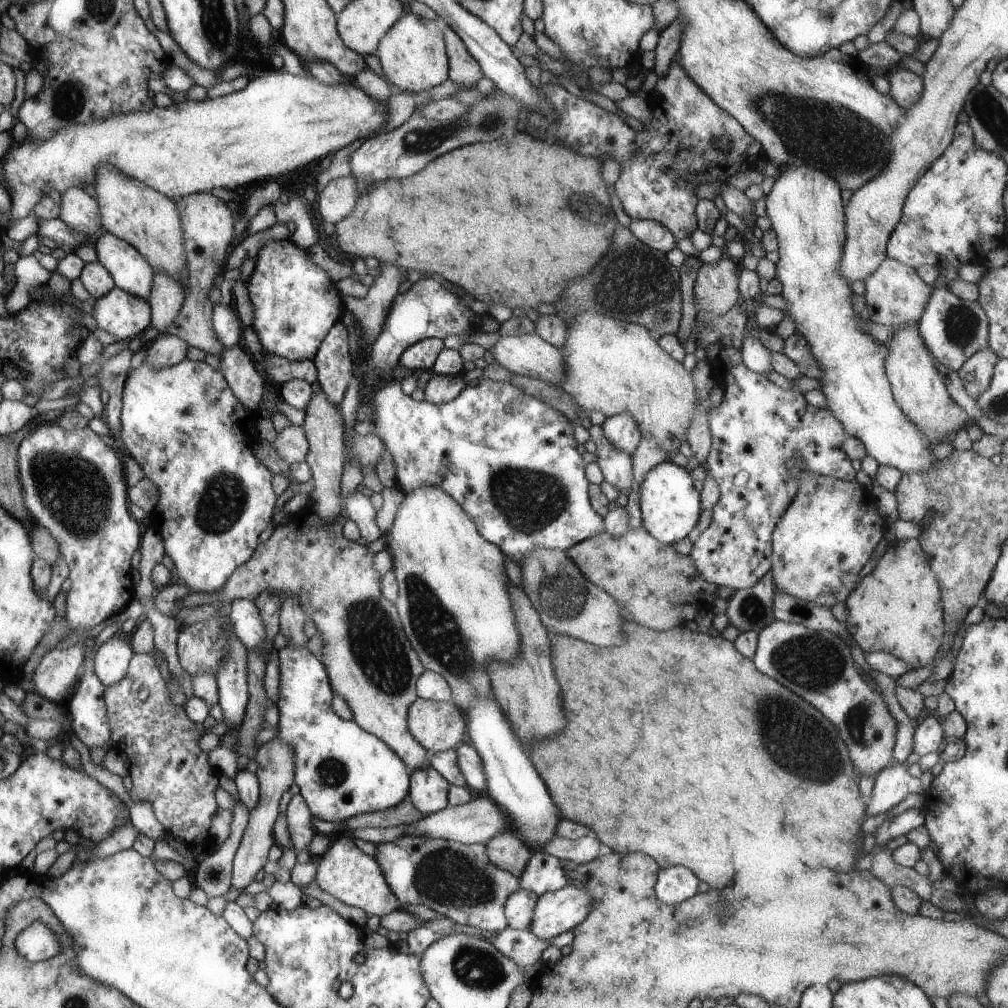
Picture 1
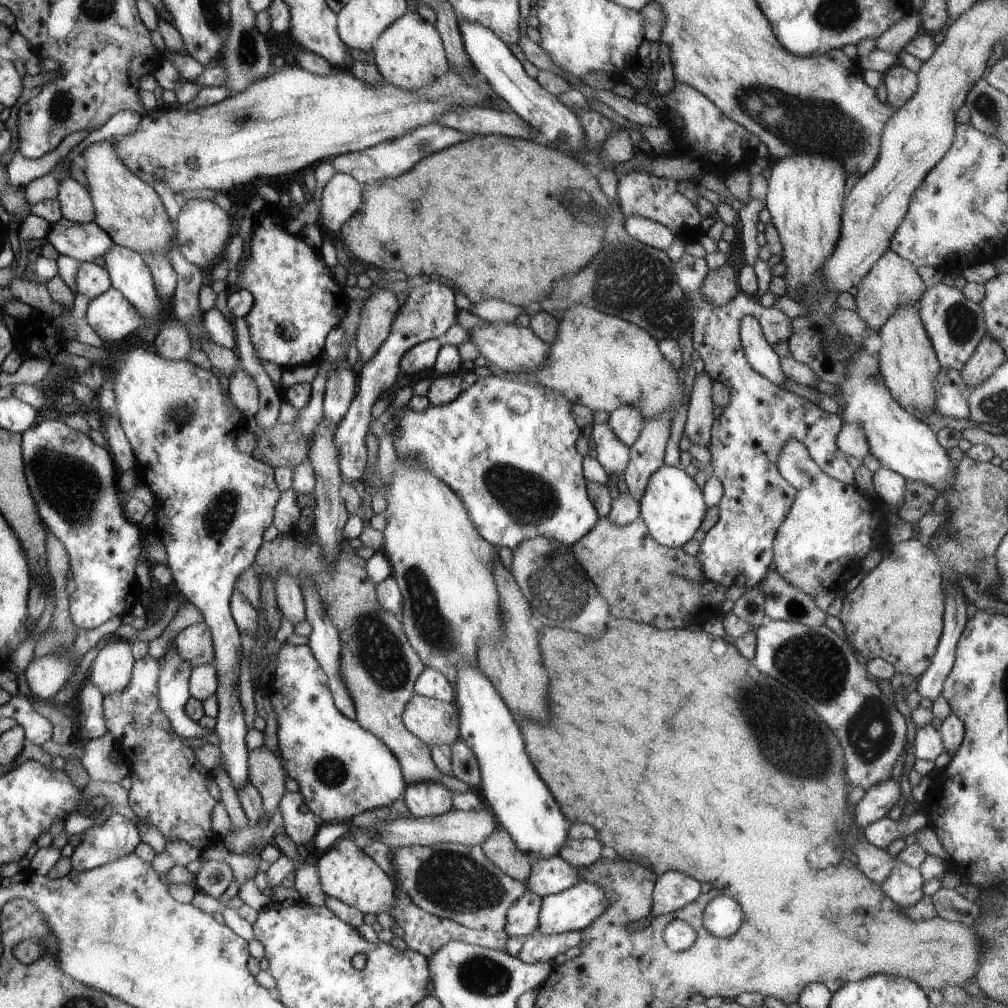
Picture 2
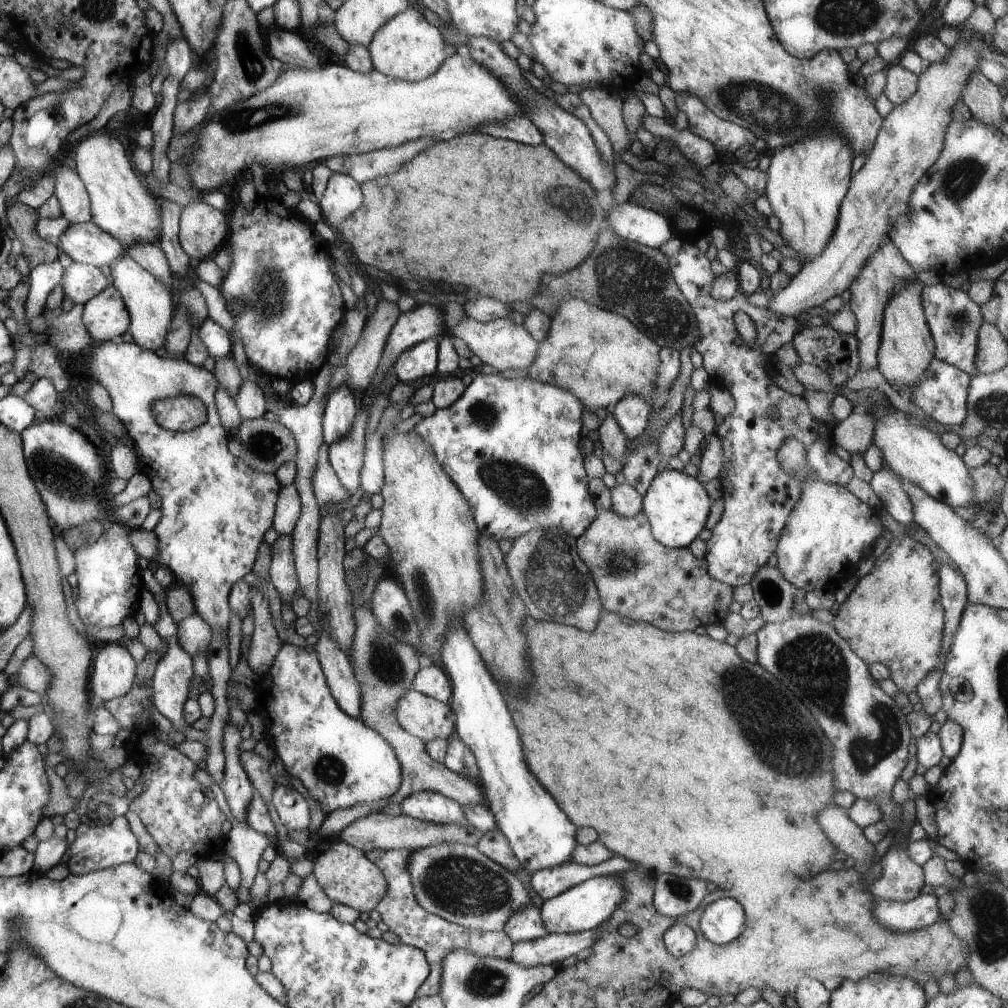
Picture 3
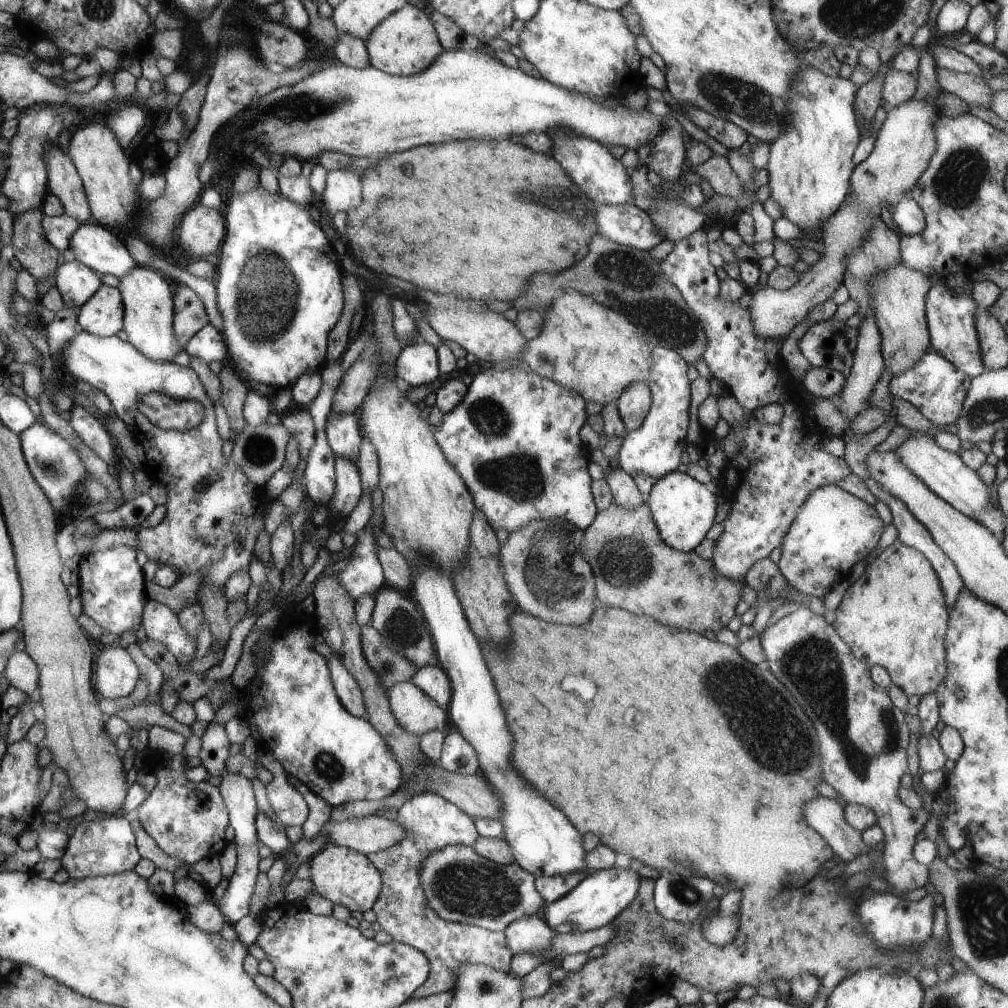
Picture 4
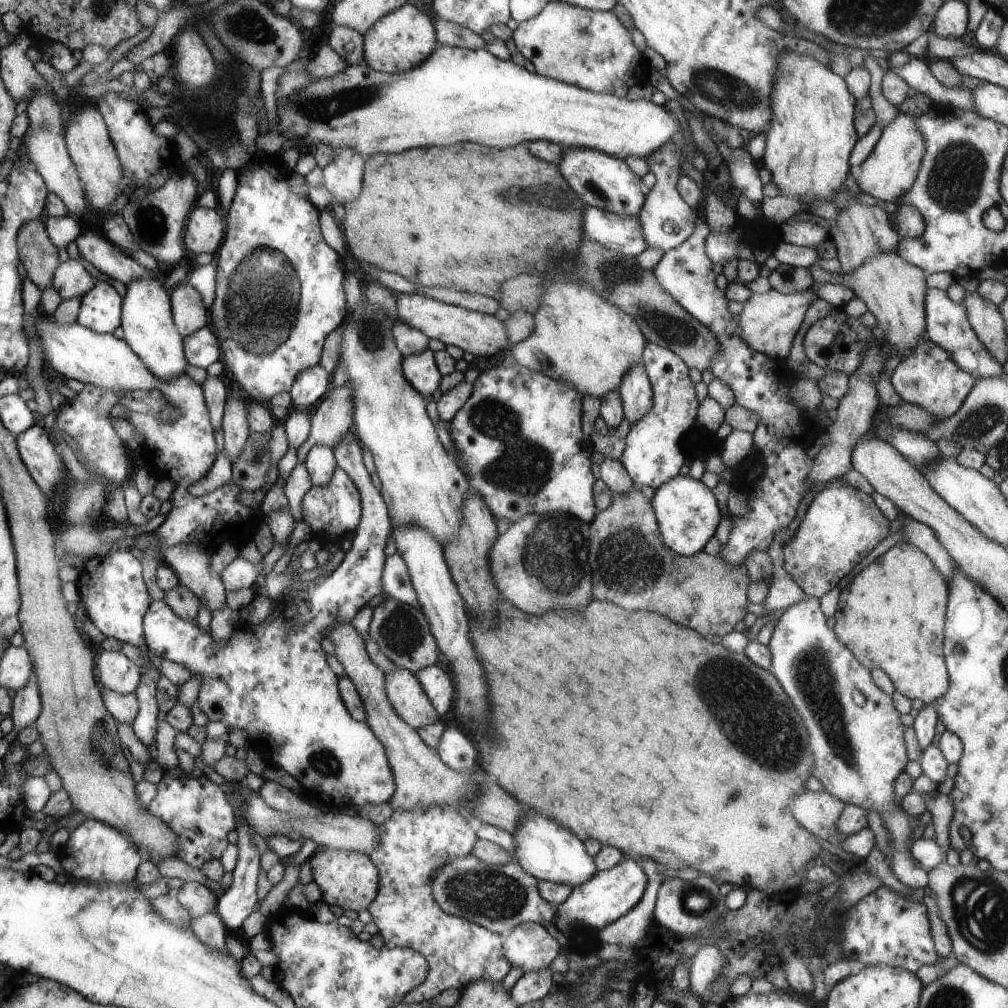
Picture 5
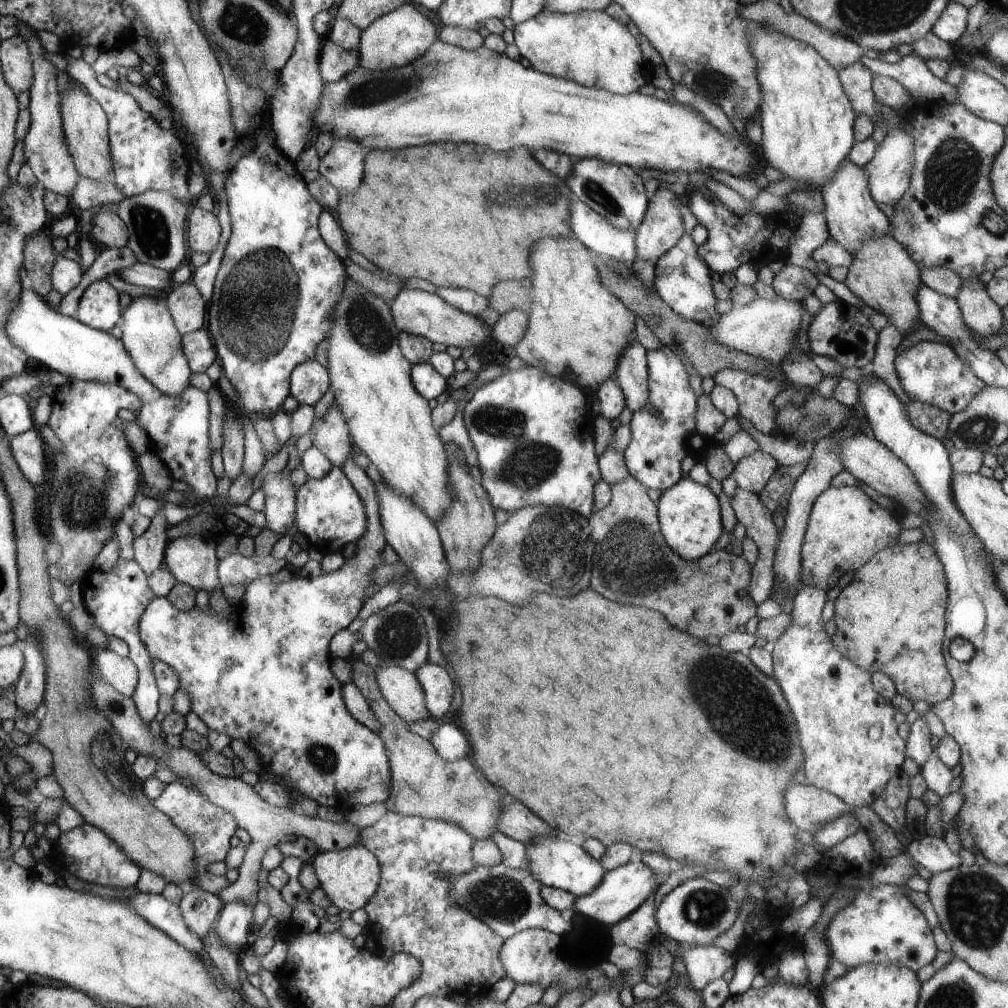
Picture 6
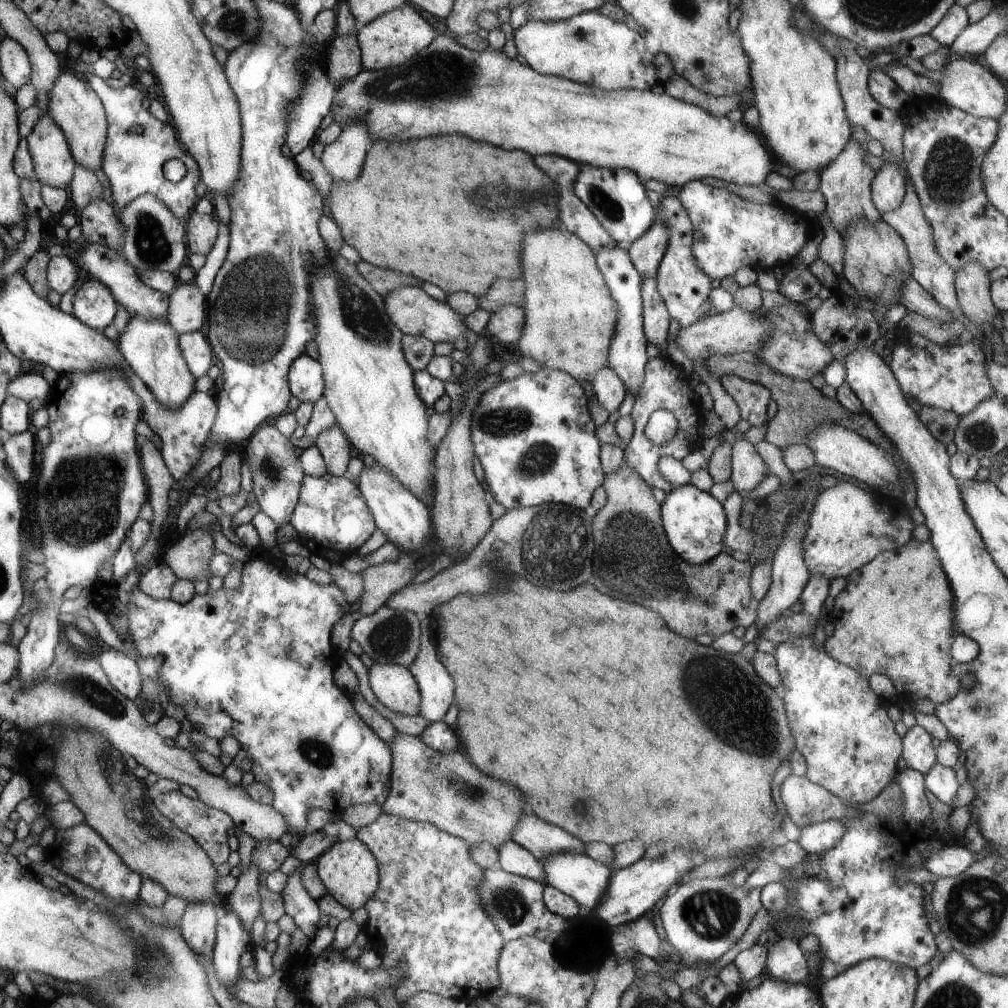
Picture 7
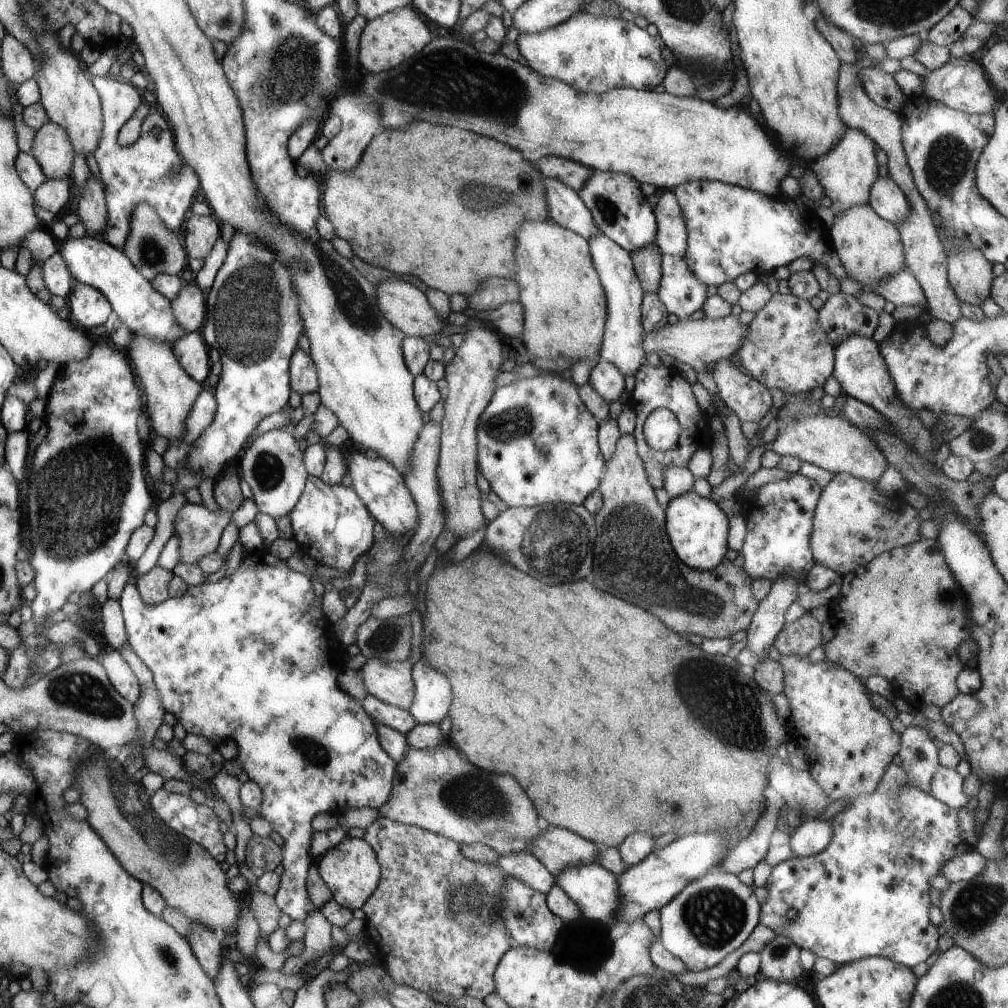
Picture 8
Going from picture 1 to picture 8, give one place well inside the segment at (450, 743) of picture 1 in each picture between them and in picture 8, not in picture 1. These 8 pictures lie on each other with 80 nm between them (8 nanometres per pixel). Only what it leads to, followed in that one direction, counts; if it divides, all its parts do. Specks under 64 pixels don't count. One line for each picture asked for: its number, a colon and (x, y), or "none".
2: (435, 722)
3: (422, 716)
4: (415, 711)
5: (409, 699)
6: (404, 692)
7: (395, 686)
8: (391, 682)

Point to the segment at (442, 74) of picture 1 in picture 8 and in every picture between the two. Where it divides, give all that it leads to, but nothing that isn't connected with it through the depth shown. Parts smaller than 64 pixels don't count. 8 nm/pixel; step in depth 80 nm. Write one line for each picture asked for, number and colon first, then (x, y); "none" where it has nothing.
2: (410, 54)
3: (408, 48)
4: (405, 44)
5: (403, 39)
6: (396, 39)
7: (388, 41)
8: (385, 42)

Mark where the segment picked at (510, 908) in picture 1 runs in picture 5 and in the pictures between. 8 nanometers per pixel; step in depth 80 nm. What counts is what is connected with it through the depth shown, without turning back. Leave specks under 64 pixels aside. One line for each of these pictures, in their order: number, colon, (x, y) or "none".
2: (522, 917)
3: (526, 924)
4: (531, 934)
5: (529, 946)

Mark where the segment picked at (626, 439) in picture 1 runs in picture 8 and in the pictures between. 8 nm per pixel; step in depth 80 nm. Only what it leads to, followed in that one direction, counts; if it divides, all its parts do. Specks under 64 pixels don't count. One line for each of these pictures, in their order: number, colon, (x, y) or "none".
2: (626, 422)
3: (631, 413)
4: (633, 404)
5: (635, 391)
6: (632, 373)
7: (627, 357)
8: (622, 346)

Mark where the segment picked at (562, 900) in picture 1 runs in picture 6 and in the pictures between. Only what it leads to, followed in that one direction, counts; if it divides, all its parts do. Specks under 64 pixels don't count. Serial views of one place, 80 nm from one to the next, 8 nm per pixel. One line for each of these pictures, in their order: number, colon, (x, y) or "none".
2: (572, 909)
3: (583, 907)
4: (600, 897)
5: (608, 895)
6: (621, 890)

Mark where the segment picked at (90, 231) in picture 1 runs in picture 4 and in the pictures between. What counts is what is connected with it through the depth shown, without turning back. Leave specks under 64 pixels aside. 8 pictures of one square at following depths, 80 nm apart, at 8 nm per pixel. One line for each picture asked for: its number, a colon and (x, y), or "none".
2: (76, 203)
3: (75, 203)
4: (63, 181)

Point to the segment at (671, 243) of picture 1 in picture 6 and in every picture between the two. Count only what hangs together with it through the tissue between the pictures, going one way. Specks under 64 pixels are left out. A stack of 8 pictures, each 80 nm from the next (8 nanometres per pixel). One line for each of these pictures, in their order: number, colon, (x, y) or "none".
2: (651, 233)
3: (630, 221)
4: (627, 225)
5: (623, 233)
6: (605, 240)

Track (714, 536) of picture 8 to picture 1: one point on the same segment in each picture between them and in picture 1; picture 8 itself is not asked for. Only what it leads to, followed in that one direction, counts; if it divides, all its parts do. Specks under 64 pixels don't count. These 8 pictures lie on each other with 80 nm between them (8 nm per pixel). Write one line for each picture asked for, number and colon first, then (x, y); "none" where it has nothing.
1: (669, 504)
2: (672, 506)
3: (676, 505)
4: (683, 509)
5: (687, 513)
6: (689, 517)
7: (694, 521)

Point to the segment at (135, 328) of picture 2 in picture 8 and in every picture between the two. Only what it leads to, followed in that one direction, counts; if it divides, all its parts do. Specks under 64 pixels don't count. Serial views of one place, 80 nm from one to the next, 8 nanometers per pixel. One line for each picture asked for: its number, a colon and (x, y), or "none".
3: (106, 316)
4: (103, 315)
5: (101, 306)
6: (99, 307)
7: (94, 304)
8: (89, 307)

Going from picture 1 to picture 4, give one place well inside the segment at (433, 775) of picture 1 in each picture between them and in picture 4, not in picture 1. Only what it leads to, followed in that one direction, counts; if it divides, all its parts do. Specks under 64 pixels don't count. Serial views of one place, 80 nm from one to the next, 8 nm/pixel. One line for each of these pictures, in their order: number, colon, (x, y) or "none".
2: (427, 798)
3: (431, 806)
4: (432, 823)

